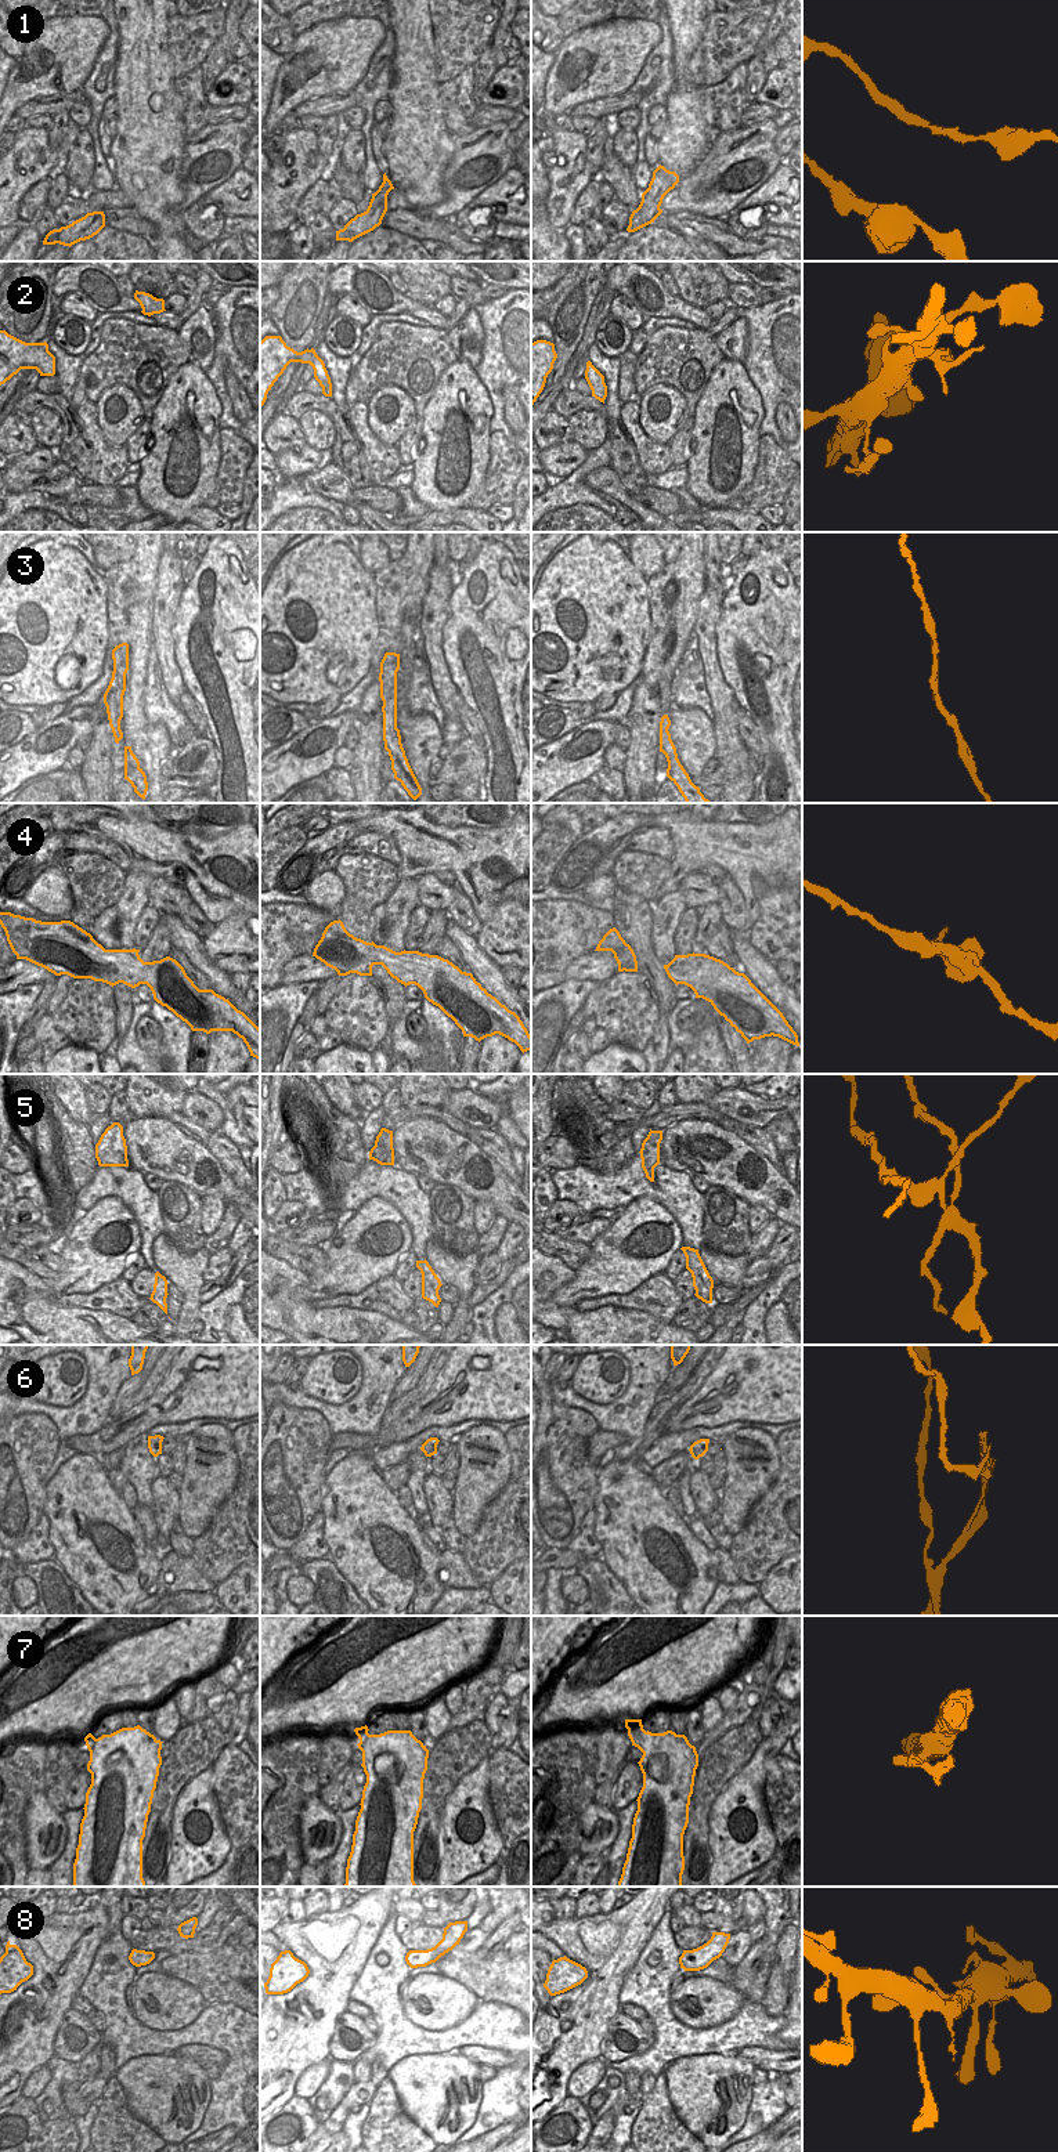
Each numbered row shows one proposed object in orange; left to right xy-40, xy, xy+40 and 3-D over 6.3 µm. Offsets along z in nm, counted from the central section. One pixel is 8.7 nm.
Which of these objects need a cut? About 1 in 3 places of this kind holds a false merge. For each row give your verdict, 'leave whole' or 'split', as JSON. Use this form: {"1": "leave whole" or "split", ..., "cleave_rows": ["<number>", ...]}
{"1": "leave whole", "2": "leave whole", "3": "leave whole", "4": "split", "5": "split", "6": "split", "7": "split", "8": "leave whole", "cleave_rows": ["4", "5", "6", "7"]}

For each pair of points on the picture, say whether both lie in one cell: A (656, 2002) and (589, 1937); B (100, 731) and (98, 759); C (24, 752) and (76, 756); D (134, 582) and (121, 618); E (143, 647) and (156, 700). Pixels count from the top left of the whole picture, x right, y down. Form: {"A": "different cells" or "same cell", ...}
{"A": "different cells", "B": "same cell", "C": "different cells", "D": "same cell", "E": "different cells"}

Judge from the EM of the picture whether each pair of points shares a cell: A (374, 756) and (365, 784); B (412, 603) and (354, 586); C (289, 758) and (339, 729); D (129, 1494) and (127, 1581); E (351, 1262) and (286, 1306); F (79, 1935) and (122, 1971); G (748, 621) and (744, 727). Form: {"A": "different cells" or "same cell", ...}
{"A": "same cell", "B": "different cells", "C": "same cell", "D": "different cells", "E": "different cells", "F": "different cells", "G": "different cells"}

